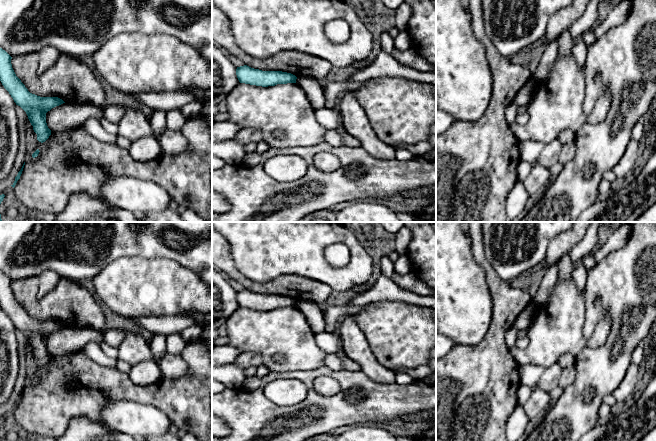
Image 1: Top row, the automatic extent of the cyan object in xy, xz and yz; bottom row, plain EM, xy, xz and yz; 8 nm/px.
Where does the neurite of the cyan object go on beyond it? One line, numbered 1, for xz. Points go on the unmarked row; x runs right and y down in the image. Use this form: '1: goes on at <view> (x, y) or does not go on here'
1: does not go on here

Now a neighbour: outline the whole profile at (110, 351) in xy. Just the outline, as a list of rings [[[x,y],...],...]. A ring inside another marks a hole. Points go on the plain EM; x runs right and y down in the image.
[[[104,340],[102,341],[102,343],[100,344],[101,349],[103,350],[103,352],[114,359],[118,359],[118,348],[112,347],[109,344],[107,344]]]

